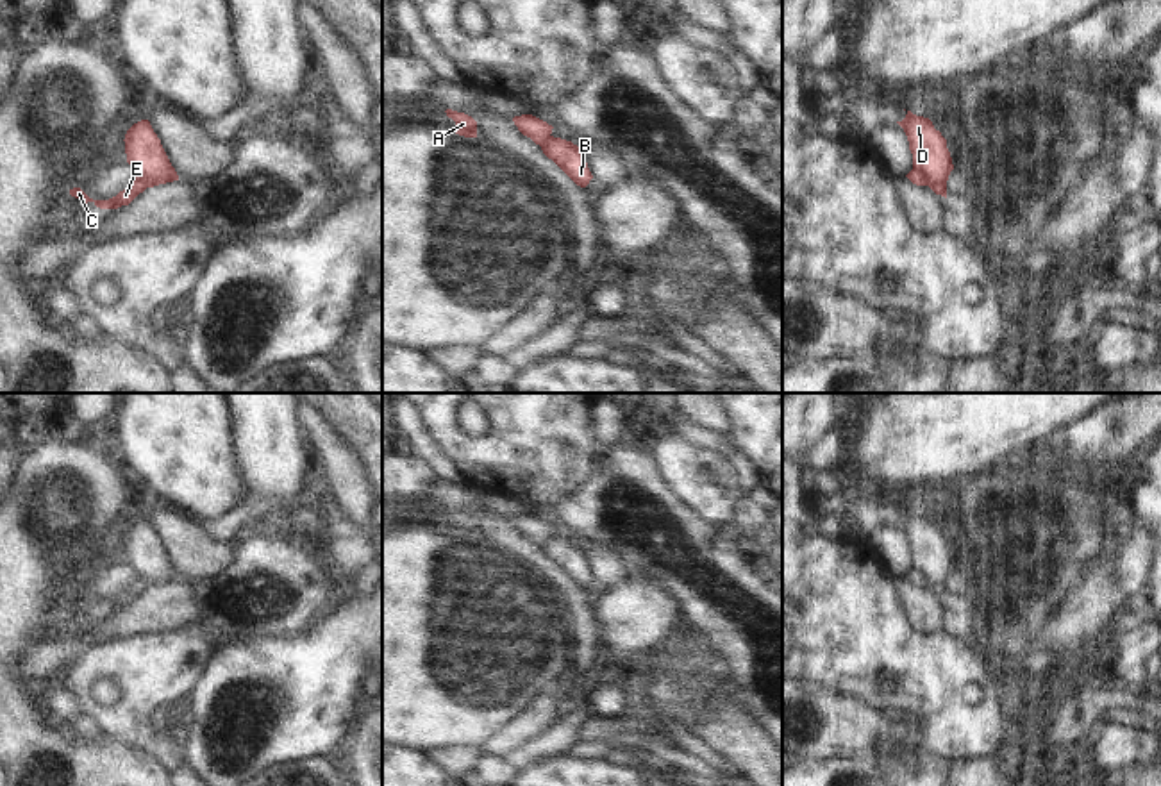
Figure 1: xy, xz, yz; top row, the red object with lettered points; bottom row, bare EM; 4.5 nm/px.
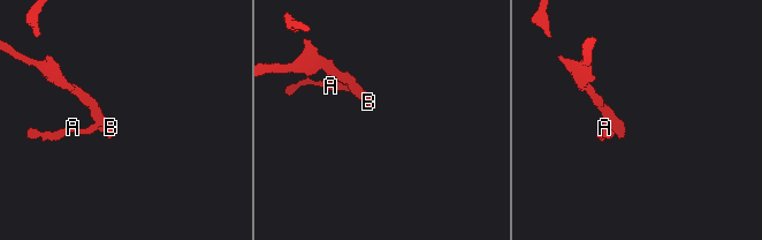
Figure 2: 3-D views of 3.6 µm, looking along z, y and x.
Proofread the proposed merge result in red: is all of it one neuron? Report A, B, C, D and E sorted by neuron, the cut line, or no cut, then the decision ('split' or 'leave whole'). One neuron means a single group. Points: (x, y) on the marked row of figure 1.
A C E / B D; cut in yz along (913, 168), (924, 174), (927, 184); split

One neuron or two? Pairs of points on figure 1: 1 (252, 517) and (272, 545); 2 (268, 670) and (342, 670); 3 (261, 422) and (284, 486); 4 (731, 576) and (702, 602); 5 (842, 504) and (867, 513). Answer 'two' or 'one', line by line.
1: two
2: one
3: one
4: one
5: one

